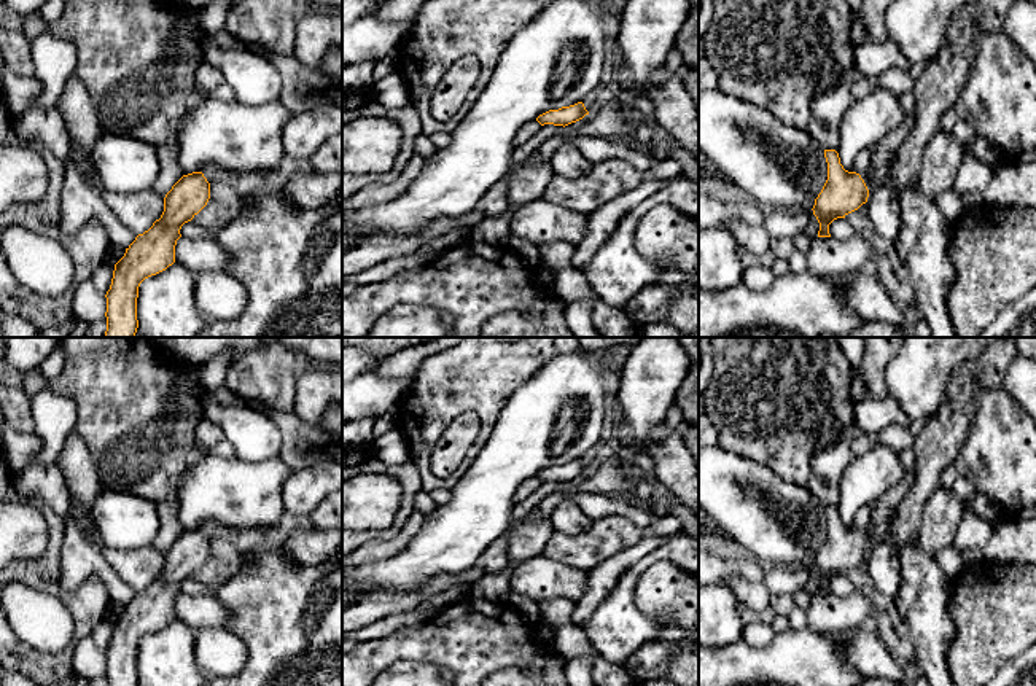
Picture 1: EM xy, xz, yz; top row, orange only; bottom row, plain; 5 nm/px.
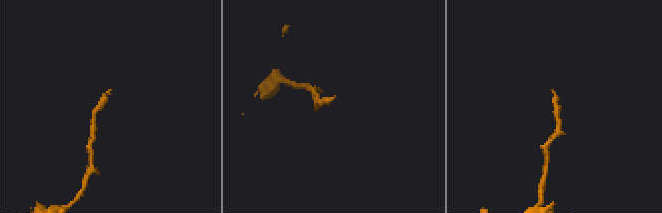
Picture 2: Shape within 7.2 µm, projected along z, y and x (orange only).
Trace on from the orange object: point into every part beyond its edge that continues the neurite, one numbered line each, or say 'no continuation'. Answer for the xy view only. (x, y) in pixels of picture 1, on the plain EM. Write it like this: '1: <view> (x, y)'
no continuation

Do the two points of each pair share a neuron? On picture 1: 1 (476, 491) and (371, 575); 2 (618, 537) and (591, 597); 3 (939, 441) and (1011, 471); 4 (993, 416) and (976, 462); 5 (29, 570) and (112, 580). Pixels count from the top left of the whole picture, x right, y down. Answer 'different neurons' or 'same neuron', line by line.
1: same neuron
2: different neurons
3: different neurons
4: same neuron
5: different neurons

